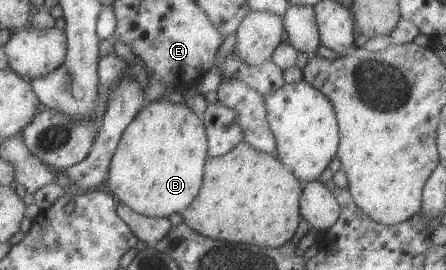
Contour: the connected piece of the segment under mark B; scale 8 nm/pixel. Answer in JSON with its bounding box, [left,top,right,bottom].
[107,100,209,218]

